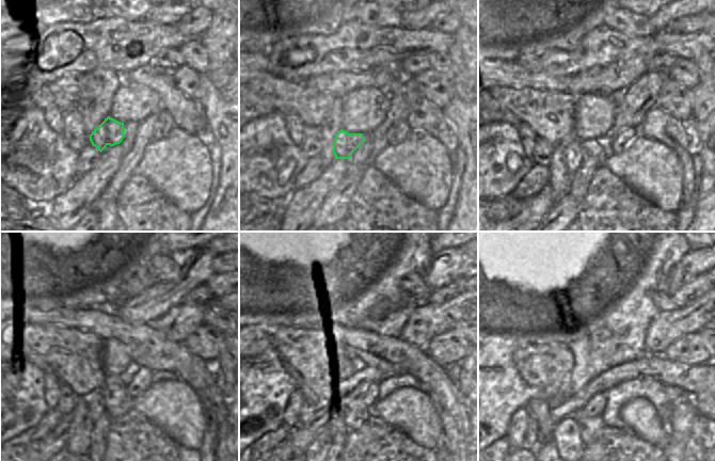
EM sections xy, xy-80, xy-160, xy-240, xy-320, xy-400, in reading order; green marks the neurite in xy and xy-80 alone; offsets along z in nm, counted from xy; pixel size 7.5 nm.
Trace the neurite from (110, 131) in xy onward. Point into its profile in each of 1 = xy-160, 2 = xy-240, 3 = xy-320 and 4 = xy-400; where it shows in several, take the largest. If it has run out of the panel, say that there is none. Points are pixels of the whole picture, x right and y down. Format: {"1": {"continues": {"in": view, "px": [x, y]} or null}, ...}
{"1": {"continues": {"in": "xy-160", "px": [587, 153]}}, "2": {"continues": {"in": "xy-240", "px": [113, 399]}}, "3": {"continues": {"in": "xy-320", "px": [349, 416]}}, "4": {"continues": {"in": "xy-400", "px": [570, 435]}}}

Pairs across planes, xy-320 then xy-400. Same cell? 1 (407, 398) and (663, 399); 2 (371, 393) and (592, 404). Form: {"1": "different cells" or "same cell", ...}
{"1": "different cells", "2": "same cell"}

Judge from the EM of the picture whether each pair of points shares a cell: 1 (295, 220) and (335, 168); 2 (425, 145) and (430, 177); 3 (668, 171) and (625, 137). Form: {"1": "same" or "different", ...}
{"1": "same", "2": "same", "3": "different"}

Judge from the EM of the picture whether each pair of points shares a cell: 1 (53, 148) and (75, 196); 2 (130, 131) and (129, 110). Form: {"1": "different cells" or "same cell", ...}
{"1": "different cells", "2": "different cells"}

